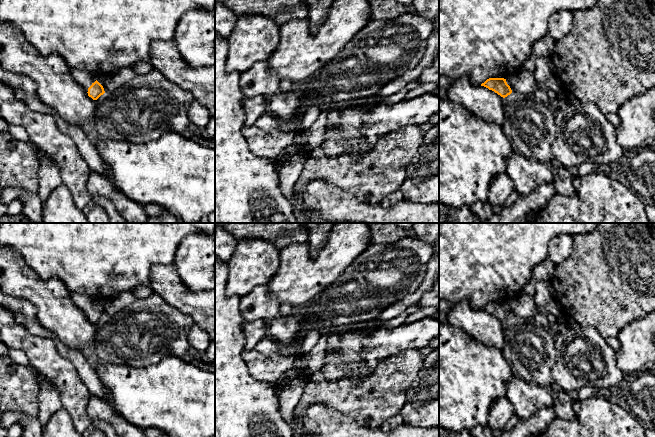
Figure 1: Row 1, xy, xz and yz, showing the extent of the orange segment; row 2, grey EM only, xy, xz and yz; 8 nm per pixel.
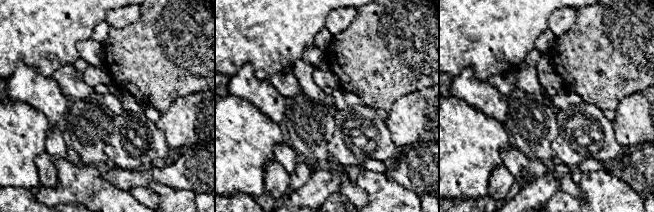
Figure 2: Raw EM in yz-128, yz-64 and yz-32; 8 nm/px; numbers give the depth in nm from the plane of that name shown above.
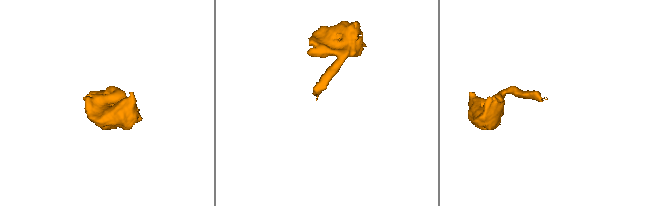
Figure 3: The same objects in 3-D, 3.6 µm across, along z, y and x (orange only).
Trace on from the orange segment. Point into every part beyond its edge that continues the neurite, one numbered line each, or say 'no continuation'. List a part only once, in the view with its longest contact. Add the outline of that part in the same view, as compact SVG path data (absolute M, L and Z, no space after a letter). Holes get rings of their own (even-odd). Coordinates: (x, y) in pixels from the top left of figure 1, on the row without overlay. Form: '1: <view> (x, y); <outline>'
1: xy (84, 303); M71 293L73 303L84 312L88 313L97 303L87 296Z

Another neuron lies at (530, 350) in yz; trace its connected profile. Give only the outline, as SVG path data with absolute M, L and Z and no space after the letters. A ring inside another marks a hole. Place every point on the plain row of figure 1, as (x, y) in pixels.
M512 316L504 322L505 343L500 349L512 368L513 376L527 383L537 384L546 389L554 383L551 369L556 361L553 333L549 329L537 327L529 320Z

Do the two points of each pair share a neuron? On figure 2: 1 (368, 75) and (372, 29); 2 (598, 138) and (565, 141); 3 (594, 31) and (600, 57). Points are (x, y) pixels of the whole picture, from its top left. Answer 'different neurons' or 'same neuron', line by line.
1: same neuron
2: same neuron
3: same neuron

